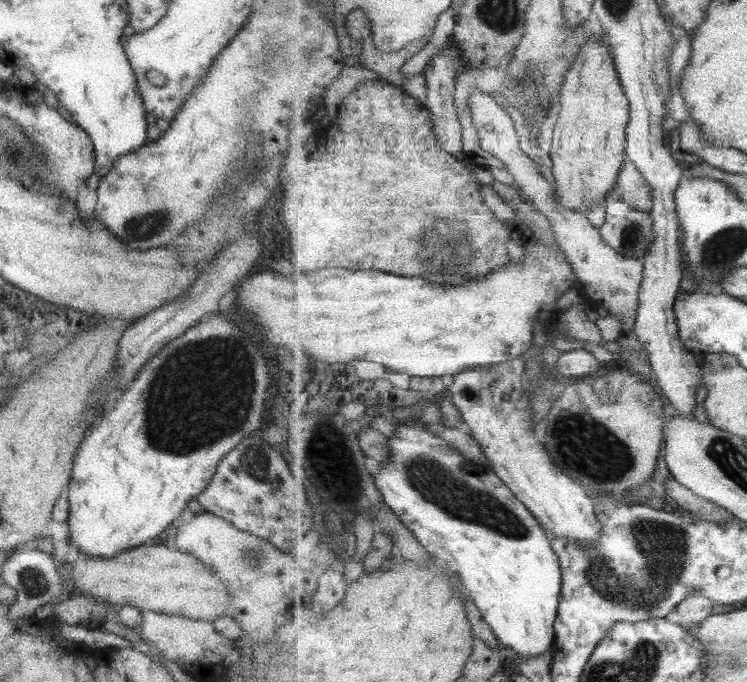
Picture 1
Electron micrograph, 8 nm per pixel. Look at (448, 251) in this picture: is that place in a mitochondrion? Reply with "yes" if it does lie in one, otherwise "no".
yes

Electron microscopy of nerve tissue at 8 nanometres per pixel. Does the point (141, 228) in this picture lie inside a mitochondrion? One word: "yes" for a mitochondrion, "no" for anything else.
yes

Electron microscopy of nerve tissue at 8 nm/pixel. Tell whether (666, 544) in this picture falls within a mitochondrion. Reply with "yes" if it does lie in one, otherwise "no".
yes

